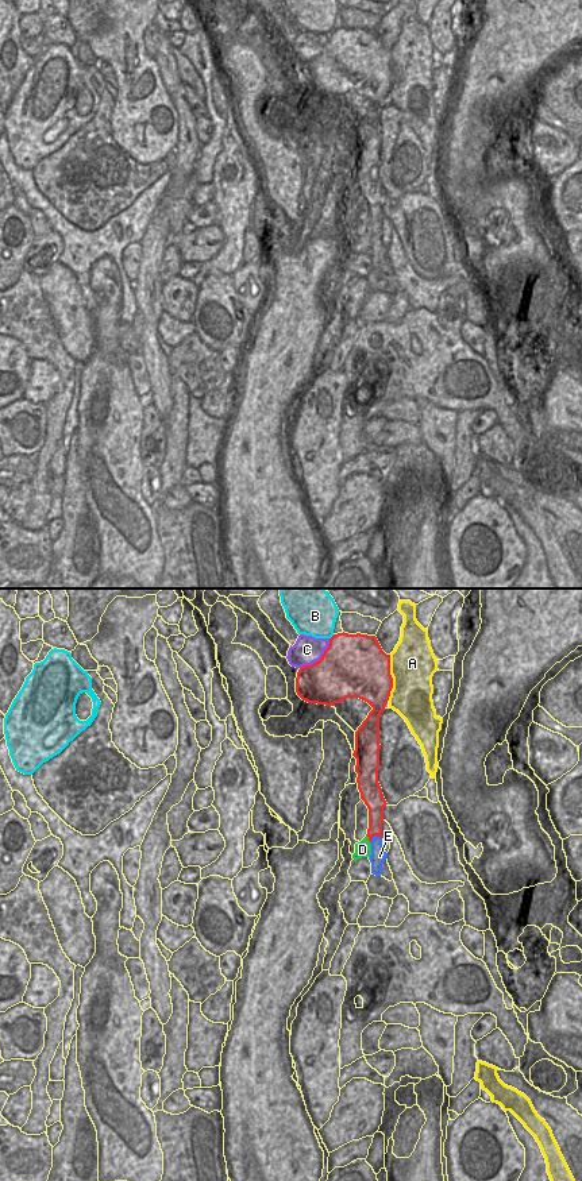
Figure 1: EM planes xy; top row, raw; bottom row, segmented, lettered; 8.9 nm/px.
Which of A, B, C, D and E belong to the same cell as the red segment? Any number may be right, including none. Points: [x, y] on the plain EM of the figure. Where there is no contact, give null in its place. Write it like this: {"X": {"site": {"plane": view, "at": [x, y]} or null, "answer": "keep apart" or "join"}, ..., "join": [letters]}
{"A": {"site": {"plane": "xy", "at": [392, 73]}, "answer": "keep apart"}, "B": {"site": {"plane": "xy", "at": [331, 33]}, "answer": "keep apart"}, "C": {"site": {"plane": "xy", "at": [320, 54]}, "answer": "keep apart"}, "D": {"site": {"plane": "xy", "at": [369, 234]}, "answer": "keep apart"}, "E": {"site": {"plane": "xy", "at": [374, 230]}, "answer": "keep apart"}, "join": []}

